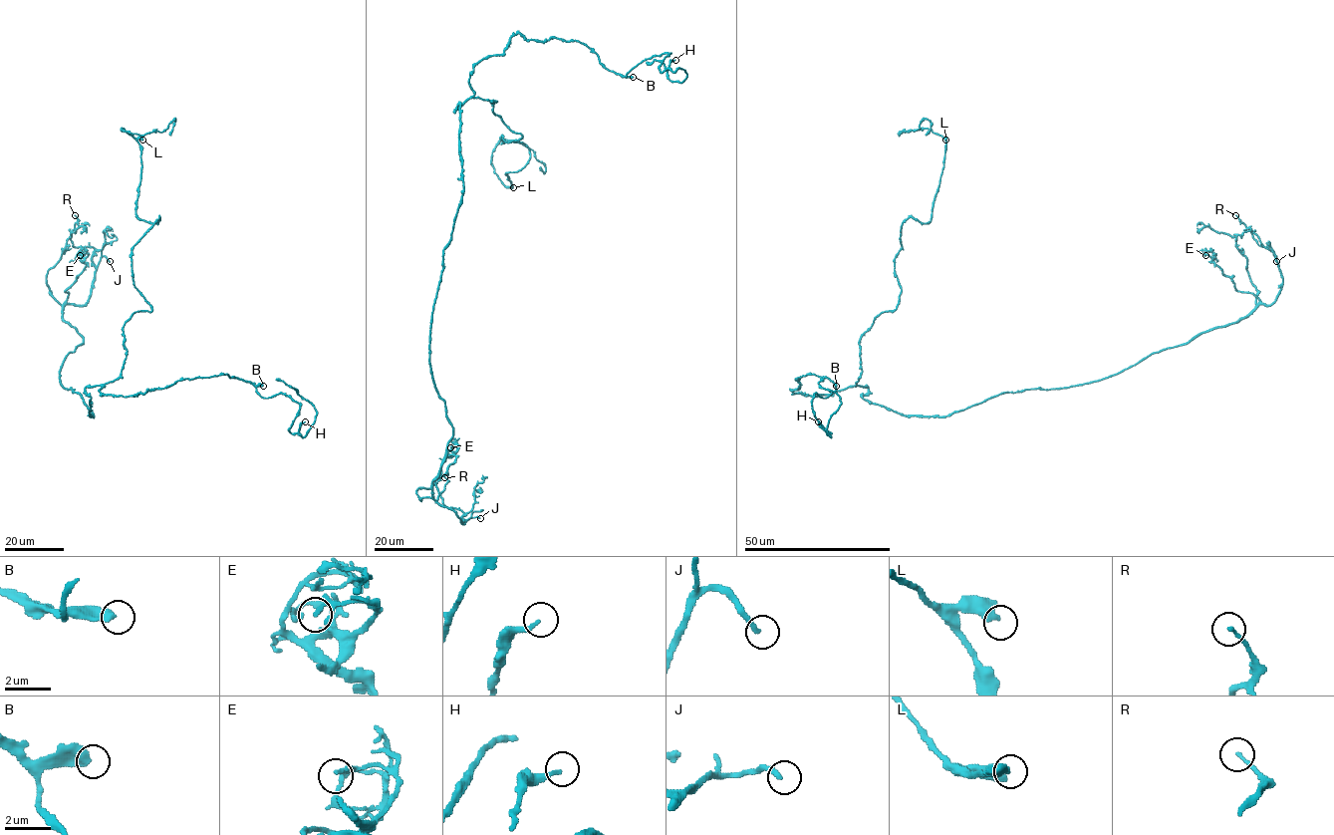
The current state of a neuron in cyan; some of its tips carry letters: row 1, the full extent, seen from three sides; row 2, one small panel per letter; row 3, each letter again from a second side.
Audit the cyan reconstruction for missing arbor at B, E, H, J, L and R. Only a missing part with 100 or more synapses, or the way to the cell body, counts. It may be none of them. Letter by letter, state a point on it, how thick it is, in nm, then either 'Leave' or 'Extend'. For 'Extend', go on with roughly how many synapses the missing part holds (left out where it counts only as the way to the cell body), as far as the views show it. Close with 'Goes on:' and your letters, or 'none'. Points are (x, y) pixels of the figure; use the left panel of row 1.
B: Place: (263, 386). Thickness 440 nm. Leave
E: Place: (80, 255). Thickness 160 nm. Leave
H: Place: (305, 421). Thickness 190 nm. Leave
J: Place: (110, 261). Thickness 200 nm. Extend
L: Place: (142, 139). Thickness 360 nm. Leave
R: Place: (75, 215). Thickness 160 nm. Leave
Goes on: J

